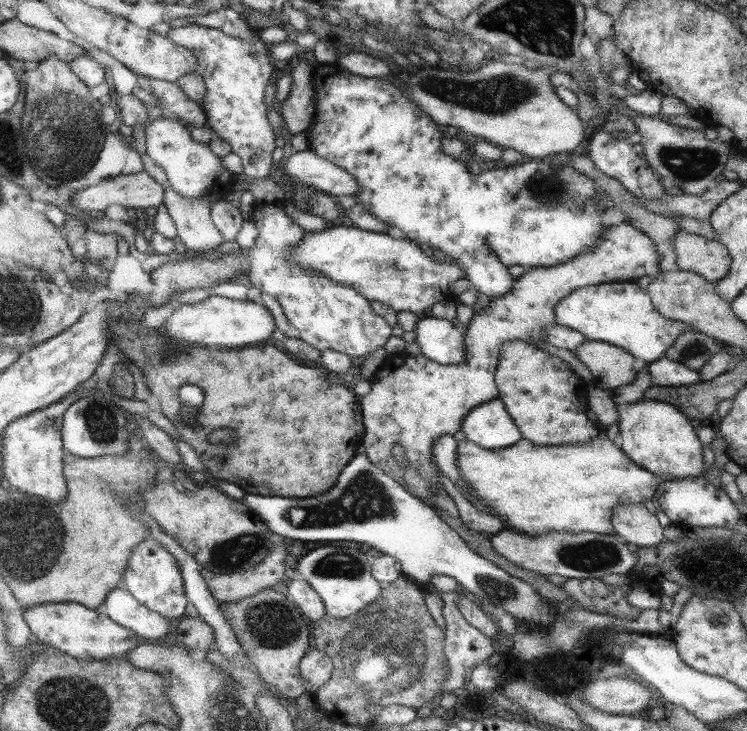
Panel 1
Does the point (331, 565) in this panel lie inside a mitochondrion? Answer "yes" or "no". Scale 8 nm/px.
yes

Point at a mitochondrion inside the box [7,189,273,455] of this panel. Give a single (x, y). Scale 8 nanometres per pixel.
(100, 419)

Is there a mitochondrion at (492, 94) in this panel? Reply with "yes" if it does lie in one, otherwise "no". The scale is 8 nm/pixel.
yes

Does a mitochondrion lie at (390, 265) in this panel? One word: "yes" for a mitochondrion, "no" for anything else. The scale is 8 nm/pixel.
yes

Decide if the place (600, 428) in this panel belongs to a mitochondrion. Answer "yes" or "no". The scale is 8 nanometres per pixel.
no

